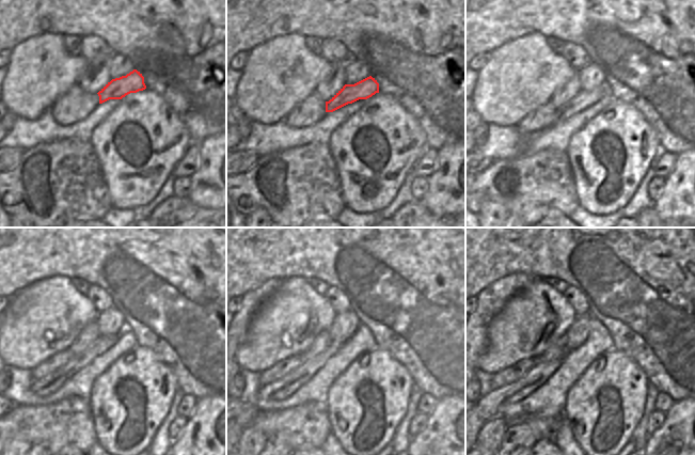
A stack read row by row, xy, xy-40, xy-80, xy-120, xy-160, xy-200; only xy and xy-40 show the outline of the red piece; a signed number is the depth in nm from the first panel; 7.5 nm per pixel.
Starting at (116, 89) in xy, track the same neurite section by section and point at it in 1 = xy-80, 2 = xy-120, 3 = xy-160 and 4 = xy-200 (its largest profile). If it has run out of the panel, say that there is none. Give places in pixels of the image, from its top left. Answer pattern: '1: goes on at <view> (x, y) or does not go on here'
1: goes on at xy-80 (585, 98)
2: goes on at xy-120 (50, 383)
3: goes on at xy-160 (279, 390)
4: goes on at xy-200 (487, 406)

